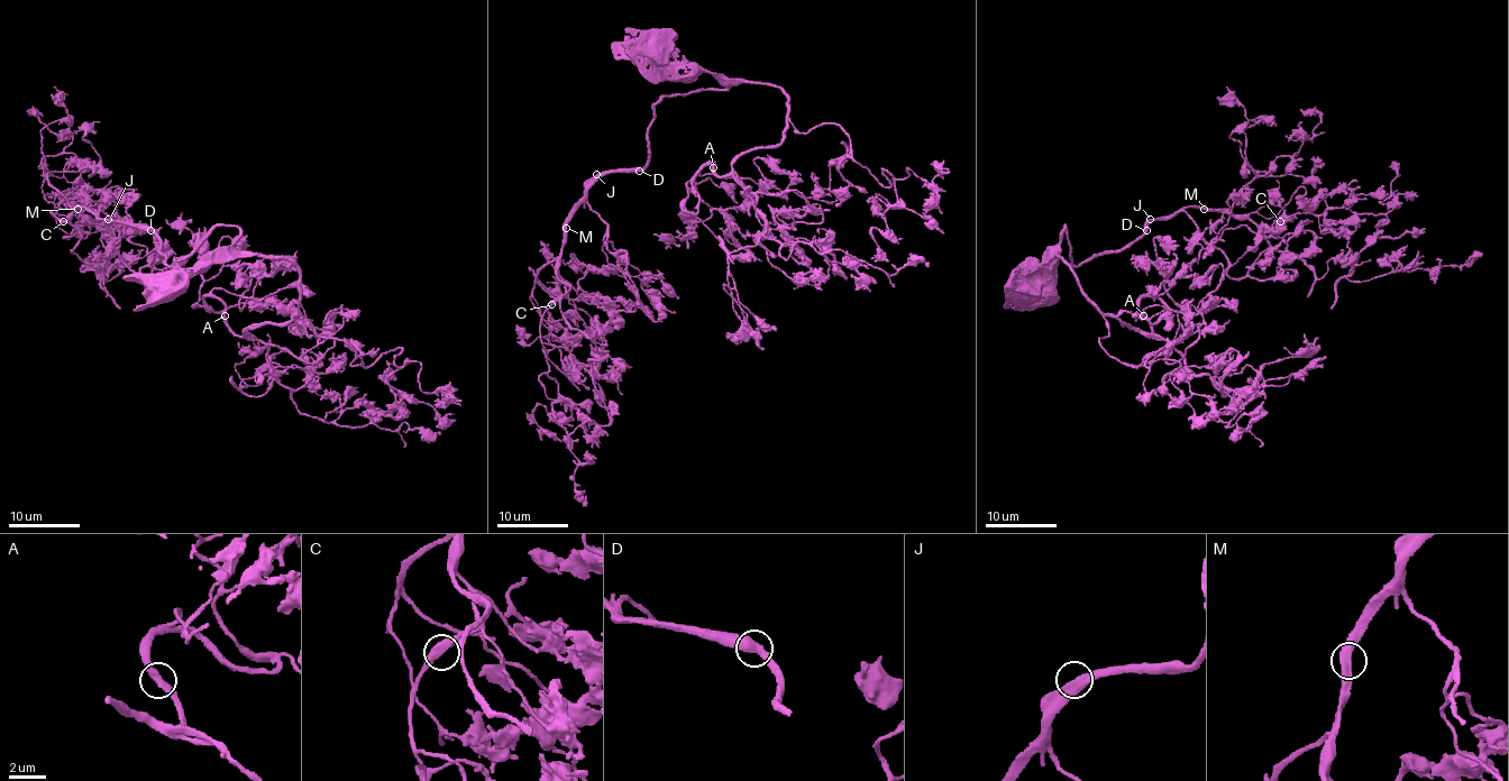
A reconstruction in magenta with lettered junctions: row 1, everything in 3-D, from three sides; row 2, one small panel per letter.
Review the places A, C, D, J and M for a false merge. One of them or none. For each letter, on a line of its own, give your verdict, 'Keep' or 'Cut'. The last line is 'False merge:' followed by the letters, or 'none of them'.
A: Keep
C: Keep
D: Keep
J: Keep
M: Keep
False merge: none of them

